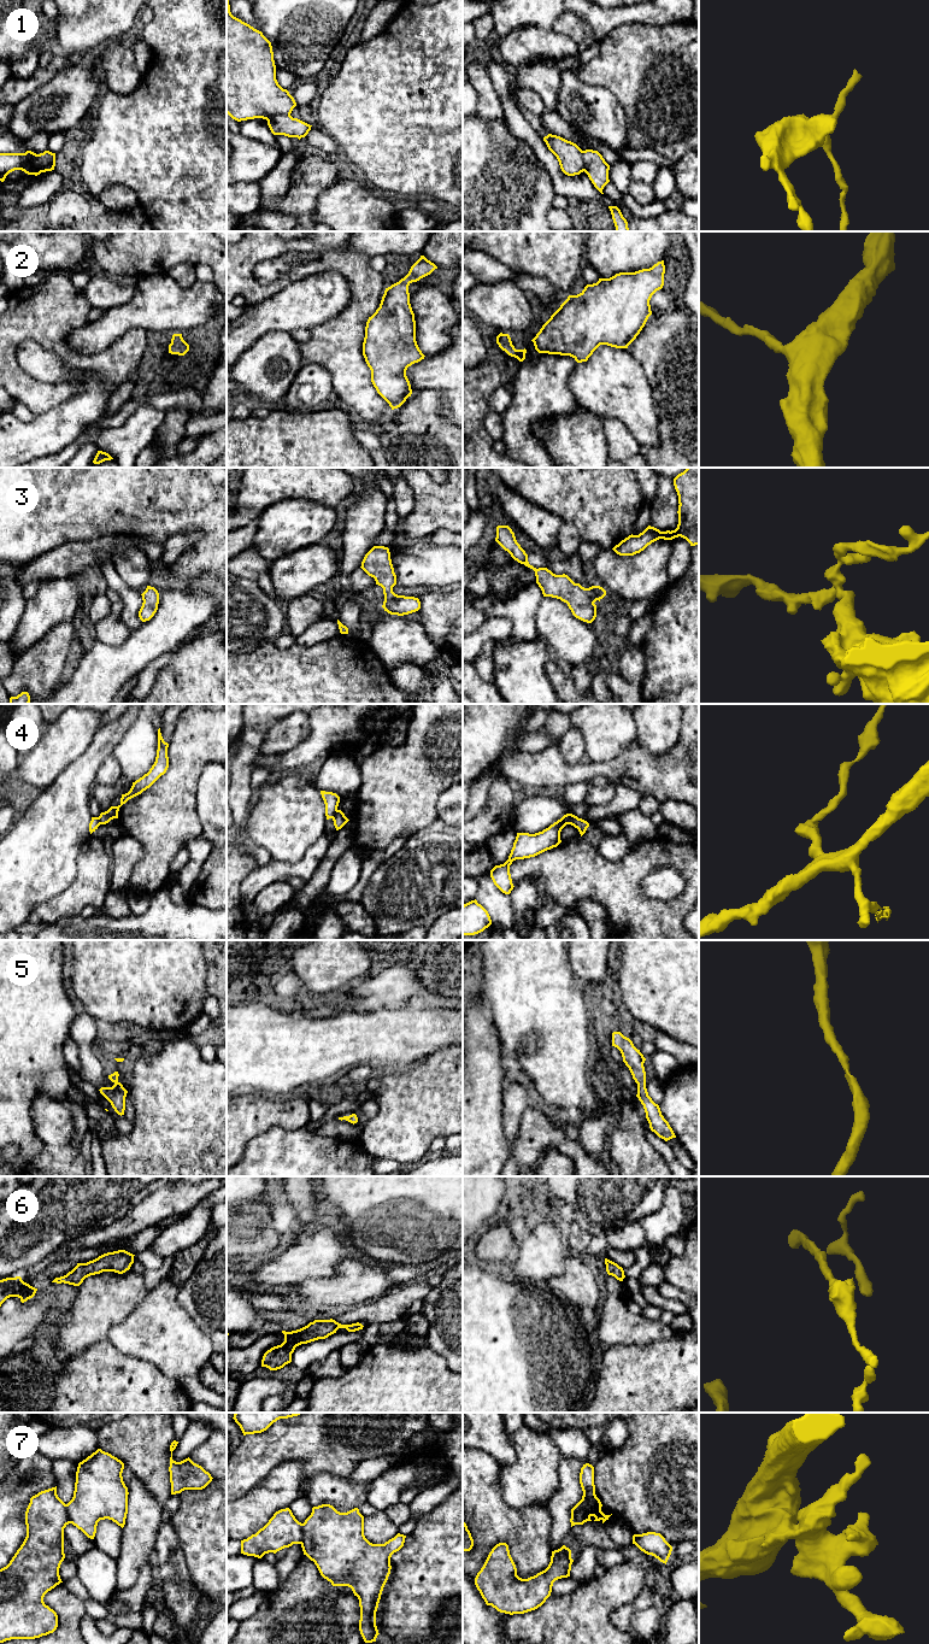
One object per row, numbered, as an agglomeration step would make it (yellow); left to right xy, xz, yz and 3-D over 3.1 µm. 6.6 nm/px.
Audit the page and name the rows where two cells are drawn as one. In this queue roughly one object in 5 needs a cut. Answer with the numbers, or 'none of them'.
4, 7

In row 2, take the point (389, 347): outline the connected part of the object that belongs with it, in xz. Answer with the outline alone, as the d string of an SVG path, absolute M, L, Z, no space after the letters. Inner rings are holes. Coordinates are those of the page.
M421 256L404 278L386 288L380 307L366 322L363 356L371 370L374 387L392 410L412 394L407 368L425 357L416 341L408 286L435 269L434 263Z

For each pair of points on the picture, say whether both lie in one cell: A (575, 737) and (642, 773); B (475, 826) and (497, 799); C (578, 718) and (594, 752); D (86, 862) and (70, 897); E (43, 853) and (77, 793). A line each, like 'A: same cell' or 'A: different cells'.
A: different cells
B: same cell
C: same cell
D: same cell
E: same cell

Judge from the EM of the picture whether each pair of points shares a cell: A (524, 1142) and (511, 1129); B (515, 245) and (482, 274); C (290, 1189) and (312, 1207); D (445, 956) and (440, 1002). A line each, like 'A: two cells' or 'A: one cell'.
A: two cells
B: two cells
C: one cell
D: two cells

